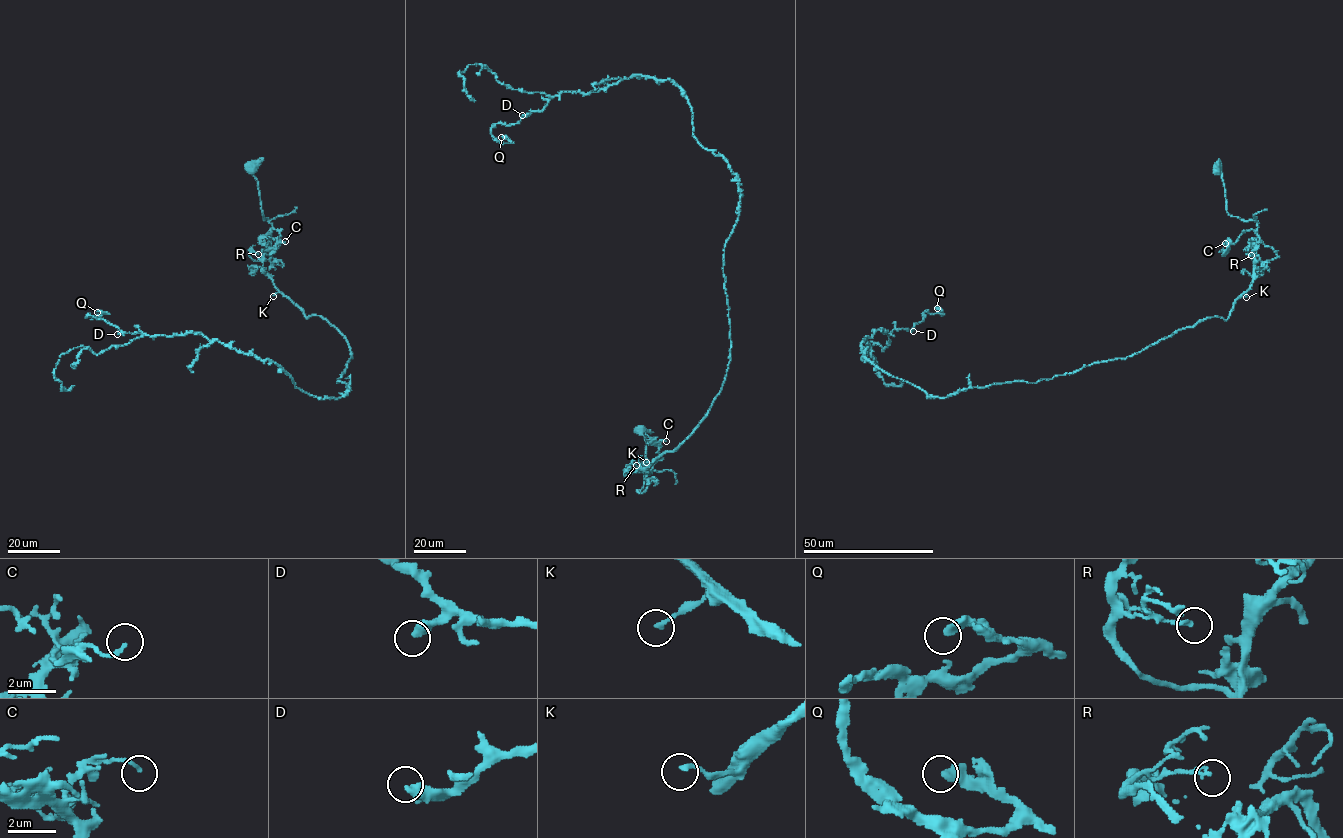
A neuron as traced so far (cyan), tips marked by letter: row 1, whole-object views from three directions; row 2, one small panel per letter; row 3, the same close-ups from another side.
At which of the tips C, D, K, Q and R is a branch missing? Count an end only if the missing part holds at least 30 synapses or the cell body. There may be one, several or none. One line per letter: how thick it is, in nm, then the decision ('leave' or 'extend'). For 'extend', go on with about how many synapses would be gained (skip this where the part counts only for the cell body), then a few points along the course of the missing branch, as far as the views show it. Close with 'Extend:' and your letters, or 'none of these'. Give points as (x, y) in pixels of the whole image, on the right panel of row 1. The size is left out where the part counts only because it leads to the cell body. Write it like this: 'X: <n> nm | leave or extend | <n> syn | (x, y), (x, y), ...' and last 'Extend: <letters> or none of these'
C: 150 nm | leave
D: 400 nm | leave
K: 170 nm | leave
Q: 360 nm | leave
R: 160 nm | leave
Extend: none of these

